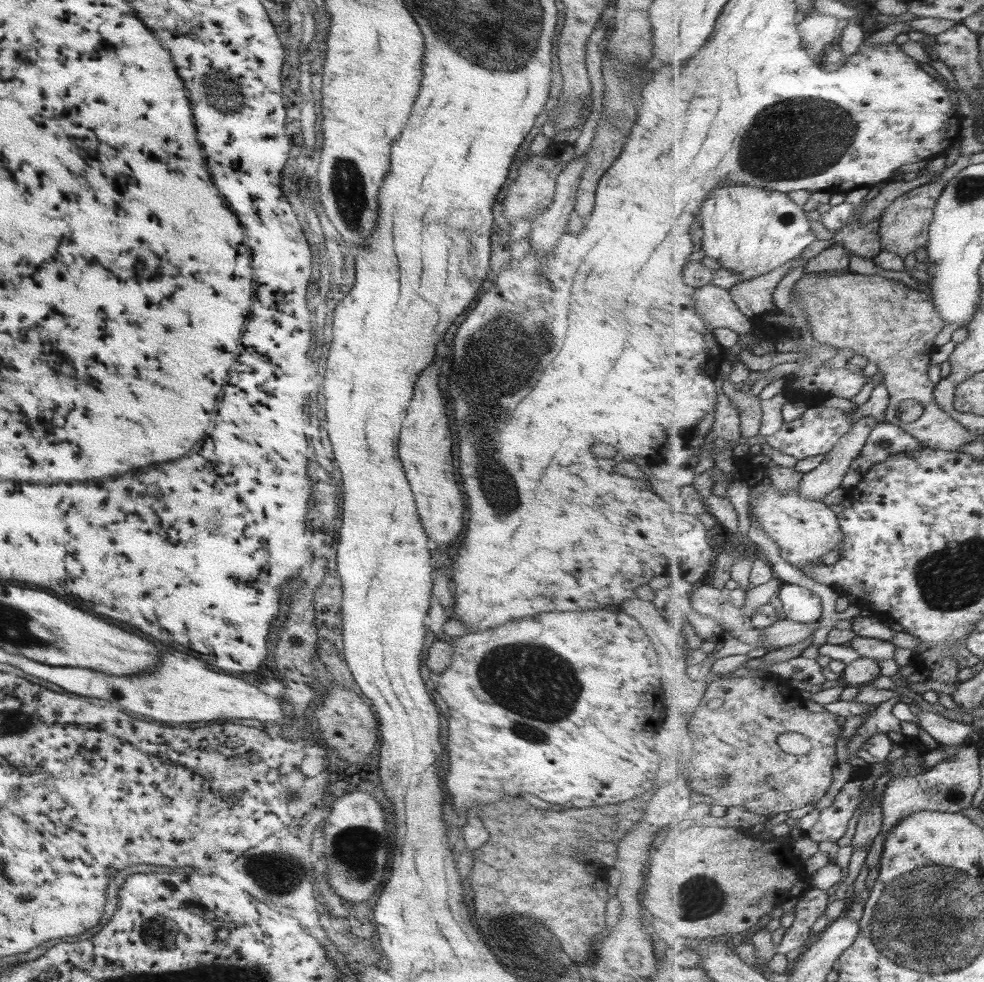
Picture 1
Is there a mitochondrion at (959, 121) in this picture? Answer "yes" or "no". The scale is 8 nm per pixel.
no

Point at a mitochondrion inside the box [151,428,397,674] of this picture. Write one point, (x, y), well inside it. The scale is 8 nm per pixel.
(215, 523)

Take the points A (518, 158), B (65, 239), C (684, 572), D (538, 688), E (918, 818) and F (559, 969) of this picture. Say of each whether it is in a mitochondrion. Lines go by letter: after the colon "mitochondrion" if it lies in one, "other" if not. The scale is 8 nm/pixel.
A: other
B: other
C: other
D: mitochondrion
E: other
F: mitochondrion

